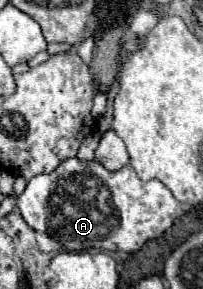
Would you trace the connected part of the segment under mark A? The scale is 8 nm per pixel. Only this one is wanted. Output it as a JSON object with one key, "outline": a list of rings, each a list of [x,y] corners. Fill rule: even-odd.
{"outline":[[[78,158],[62,162],[52,174],[34,176],[16,206],[30,228],[46,232],[64,248],[76,252],[86,248],[136,252],[148,240],[162,236],[184,214],[182,204],[160,180],[142,182],[130,166],[108,172],[96,160],[82,162]],[[106,188],[110,192],[108,200]]]}

